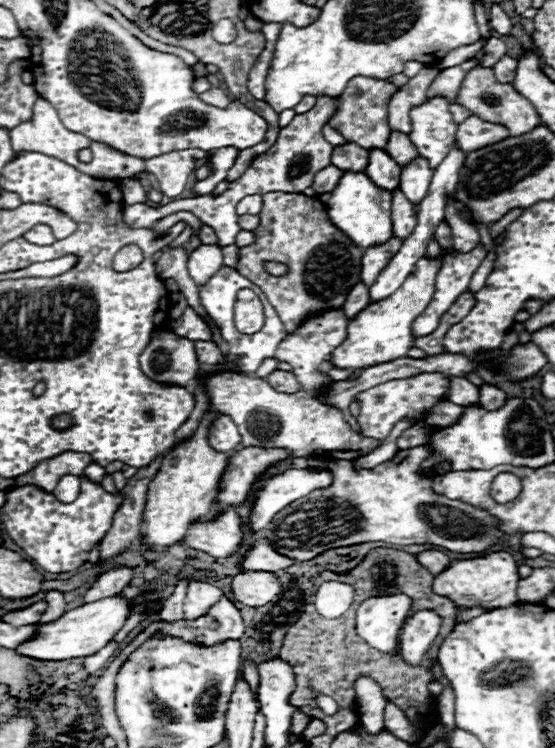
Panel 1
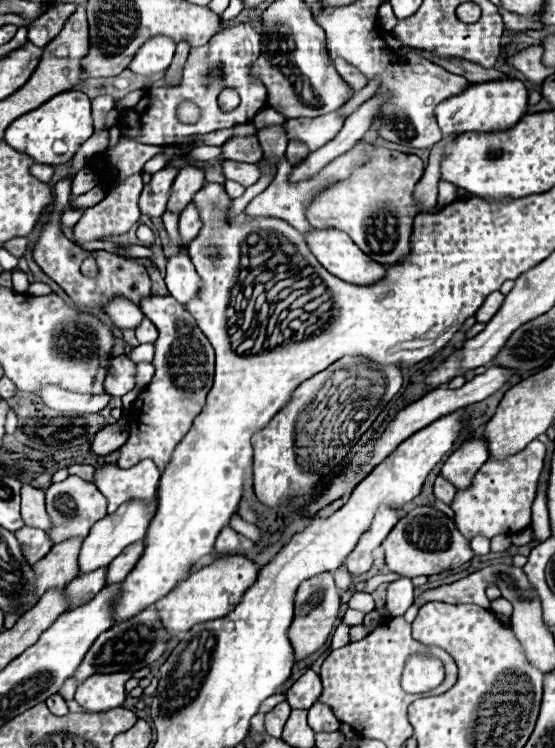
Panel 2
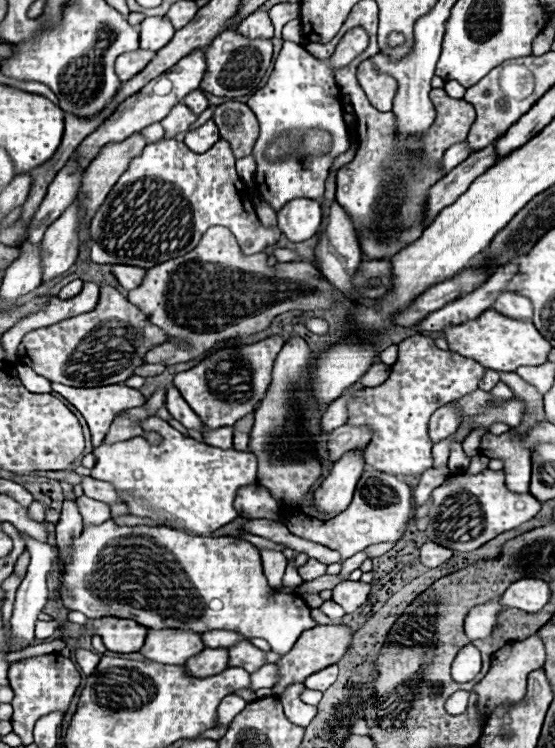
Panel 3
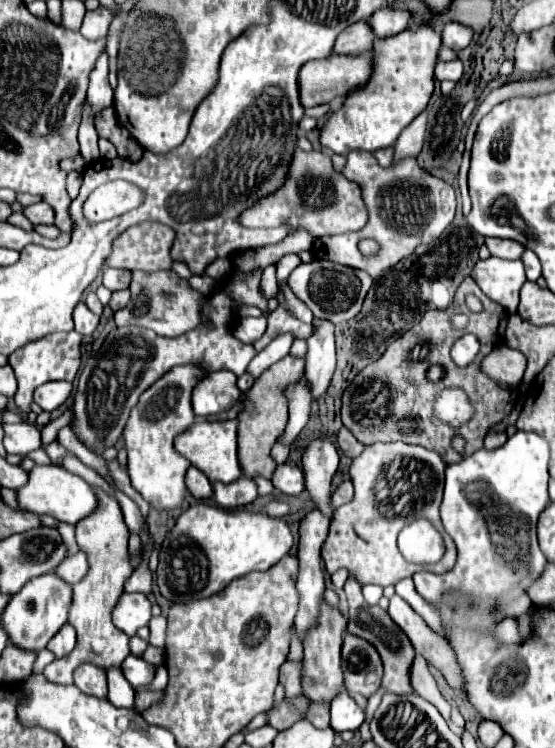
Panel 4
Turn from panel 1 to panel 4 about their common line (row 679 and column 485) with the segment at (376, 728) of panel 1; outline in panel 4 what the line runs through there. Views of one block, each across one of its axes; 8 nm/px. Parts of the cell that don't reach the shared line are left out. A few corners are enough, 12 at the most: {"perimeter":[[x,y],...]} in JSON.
{"perimeter":[[494,346],[482,370],[502,388],[518,388],[526,356]]}

